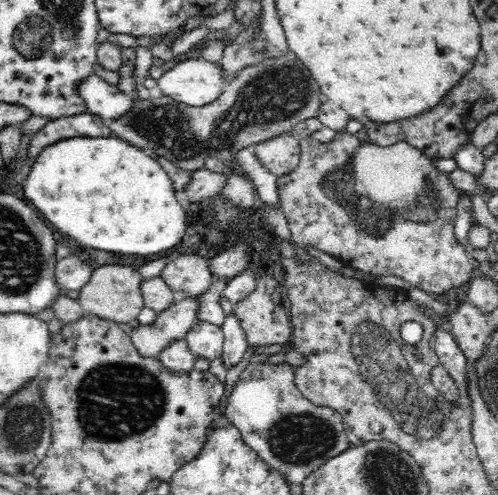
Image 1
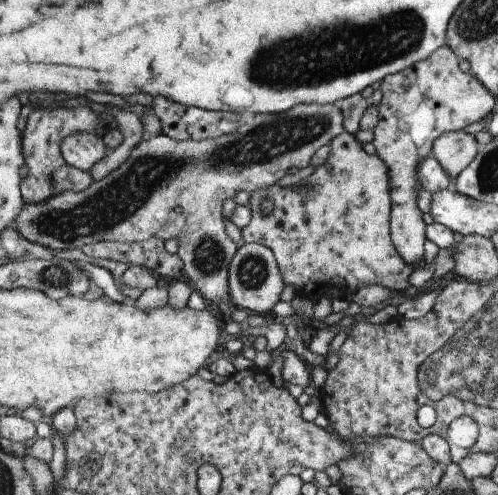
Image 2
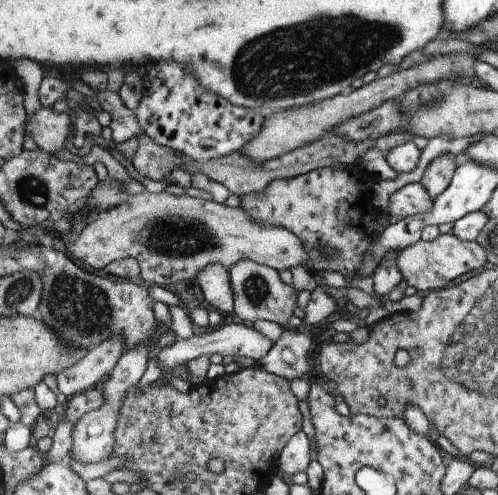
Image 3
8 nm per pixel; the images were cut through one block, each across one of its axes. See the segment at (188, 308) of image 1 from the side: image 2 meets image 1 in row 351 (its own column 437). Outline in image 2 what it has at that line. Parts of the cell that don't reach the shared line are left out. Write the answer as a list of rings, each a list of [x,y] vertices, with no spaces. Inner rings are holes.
[[[443,132],[433,144],[433,156],[453,182],[465,168],[469,168],[469,164],[473,164],[479,150],[477,138],[467,132]]]

